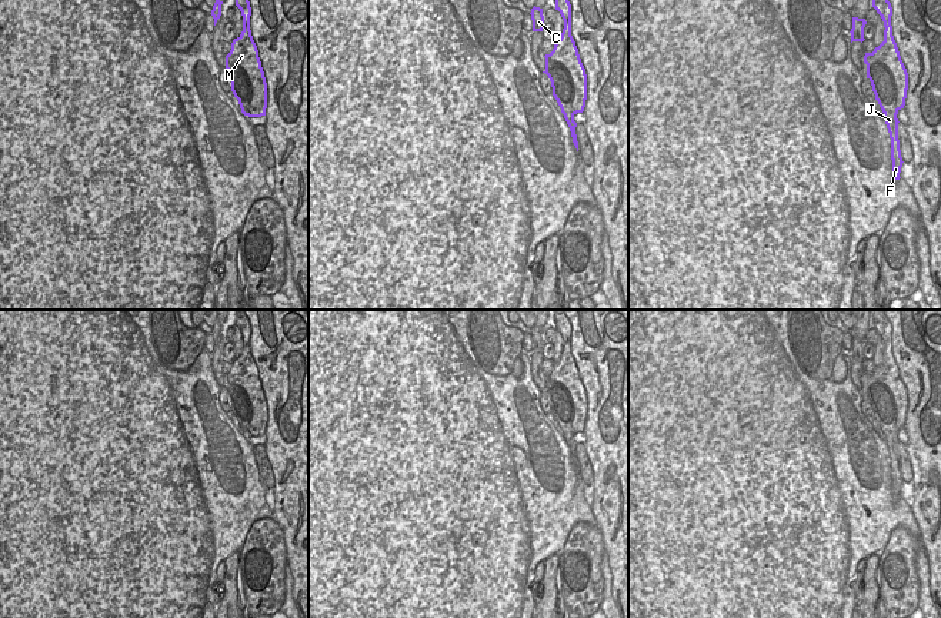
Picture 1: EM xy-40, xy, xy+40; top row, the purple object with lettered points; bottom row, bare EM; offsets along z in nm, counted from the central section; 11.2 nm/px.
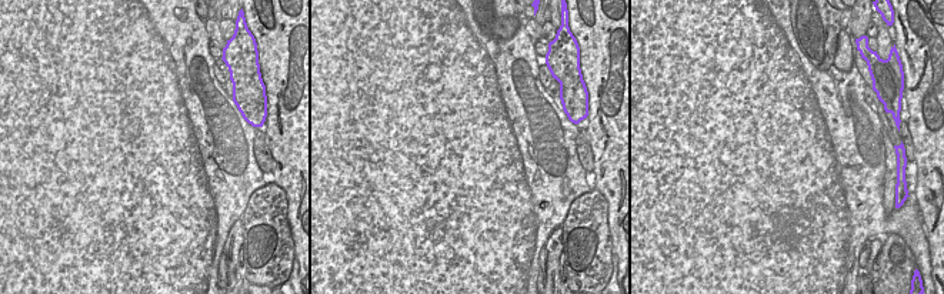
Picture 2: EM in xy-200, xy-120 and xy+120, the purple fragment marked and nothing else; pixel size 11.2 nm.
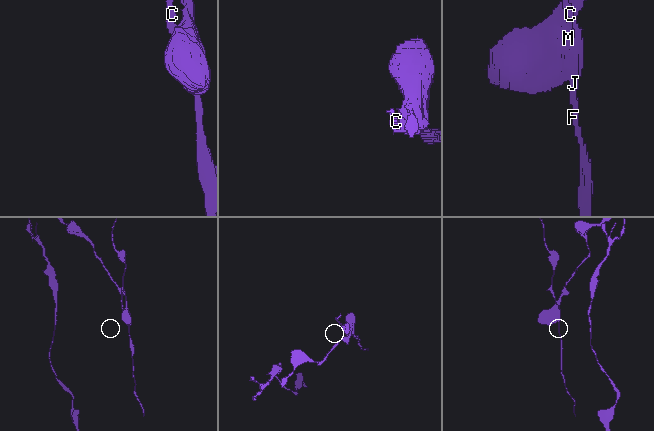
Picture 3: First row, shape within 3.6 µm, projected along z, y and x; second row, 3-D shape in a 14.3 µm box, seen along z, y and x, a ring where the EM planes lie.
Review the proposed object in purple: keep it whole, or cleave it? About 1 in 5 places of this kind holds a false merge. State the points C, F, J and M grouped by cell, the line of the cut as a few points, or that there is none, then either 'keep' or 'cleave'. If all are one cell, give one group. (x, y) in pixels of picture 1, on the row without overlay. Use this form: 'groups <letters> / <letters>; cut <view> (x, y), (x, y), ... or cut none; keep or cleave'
groups C F J / M; cut xy-40 (226, 376), (250, 400), (252, 421), (249, 434); cleave

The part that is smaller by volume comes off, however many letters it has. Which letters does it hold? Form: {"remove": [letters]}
{"remove": ["C", "F", "J"]}

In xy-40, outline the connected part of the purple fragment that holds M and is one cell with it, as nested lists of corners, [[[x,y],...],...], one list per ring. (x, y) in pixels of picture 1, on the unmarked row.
[[[243,310],[236,311],[236,325],[240,328],[243,335],[243,351],[233,360],[231,370],[227,374],[226,381],[241,387],[251,400],[253,420],[248,425],[248,437],[261,437],[266,435],[267,428],[267,402],[258,377],[258,370],[250,350],[250,321]]]

